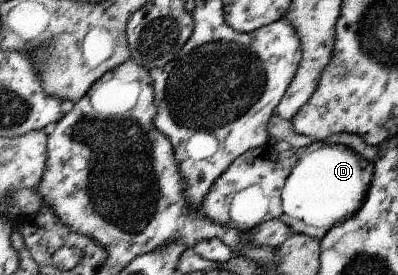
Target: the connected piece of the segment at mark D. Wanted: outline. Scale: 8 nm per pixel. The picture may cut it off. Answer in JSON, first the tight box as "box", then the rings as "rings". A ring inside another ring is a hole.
{"box":[201,142,373,239],"rings":[[[313,142],[277,153],[272,144],[249,150],[229,164],[209,189],[201,210],[210,221],[250,232],[257,224],[280,219],[293,234],[322,239],[326,233],[356,215],[362,207],[373,176],[373,162],[344,144]]]}

